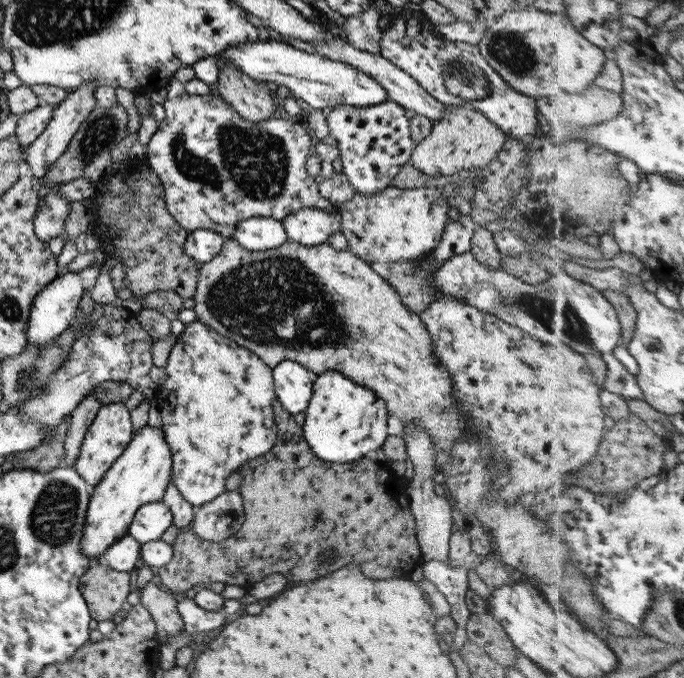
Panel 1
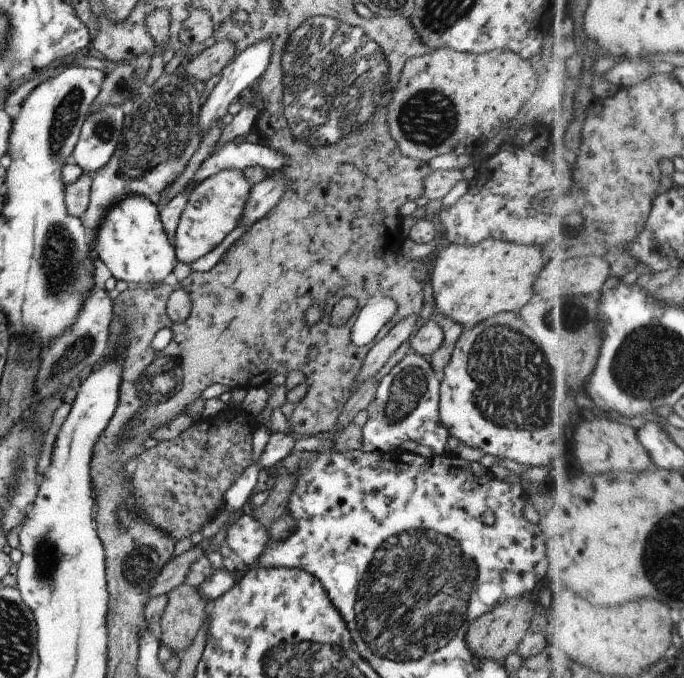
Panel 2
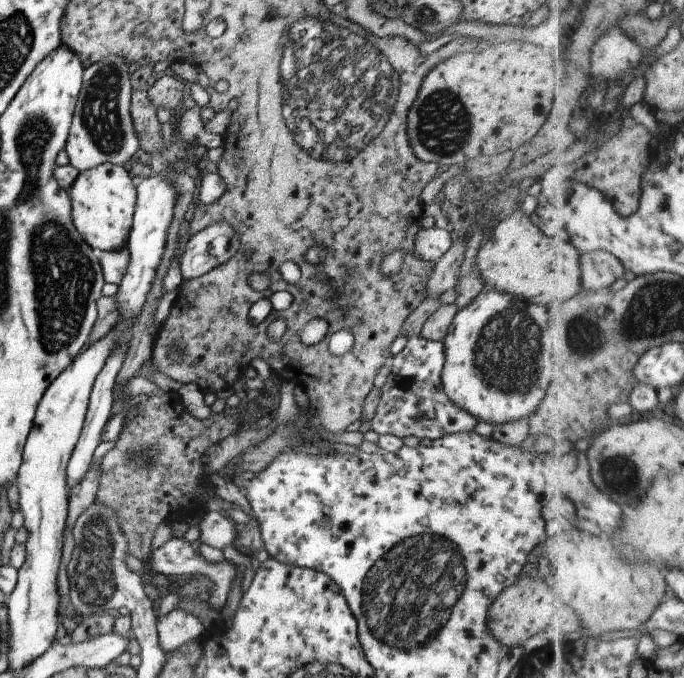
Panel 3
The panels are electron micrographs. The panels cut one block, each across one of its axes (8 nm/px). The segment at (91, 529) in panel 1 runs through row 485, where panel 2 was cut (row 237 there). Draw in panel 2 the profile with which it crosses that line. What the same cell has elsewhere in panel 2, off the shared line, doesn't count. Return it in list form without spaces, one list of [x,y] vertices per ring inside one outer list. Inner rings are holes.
[[[138,194],[124,196],[110,206],[100,222],[93,250],[115,280],[160,285],[174,270],[177,260],[175,246],[168,240],[160,218],[160,207],[146,196]]]

